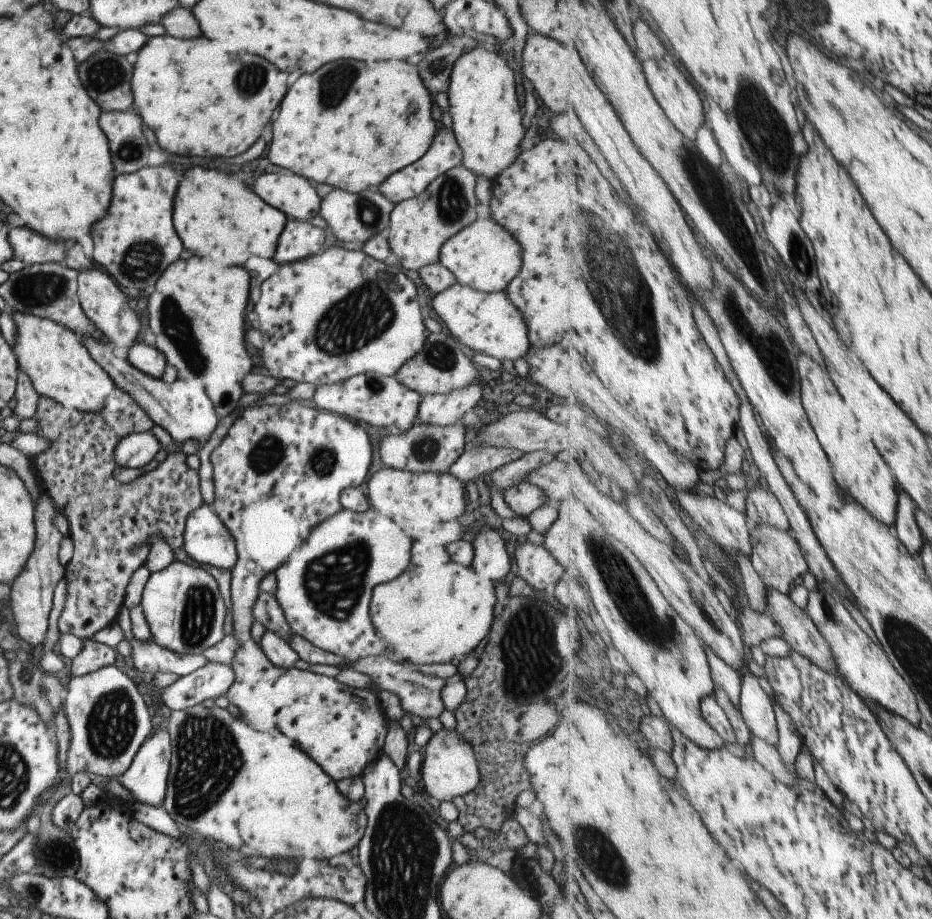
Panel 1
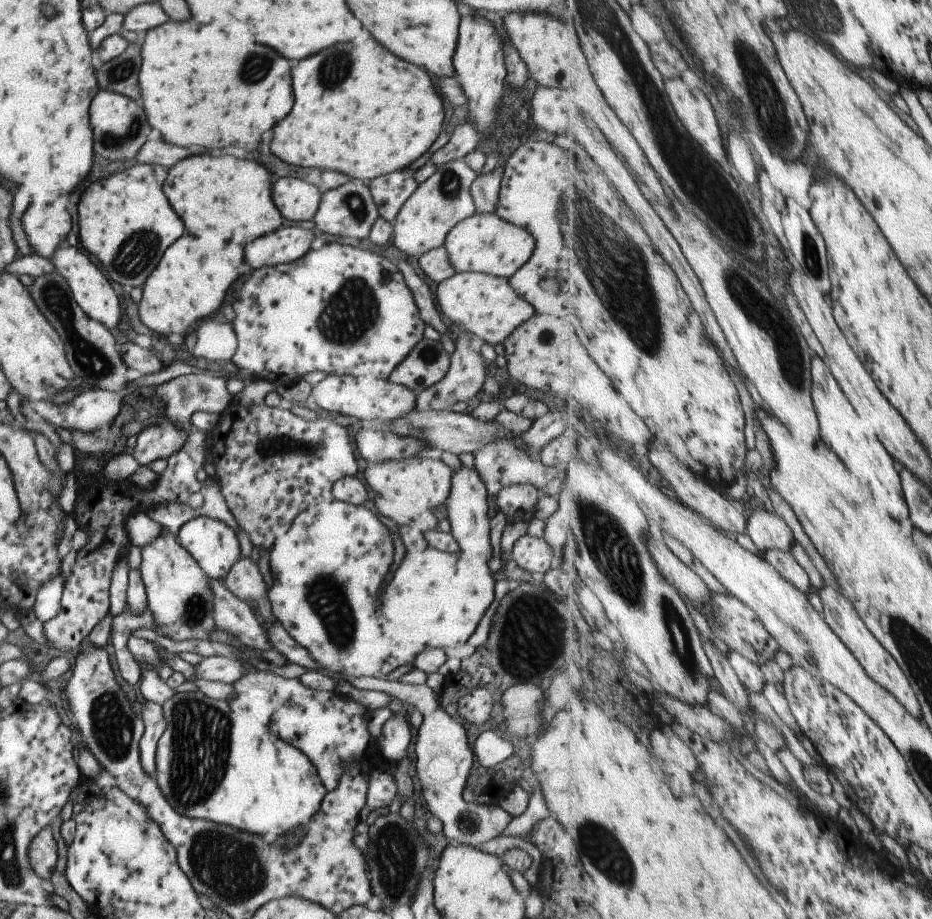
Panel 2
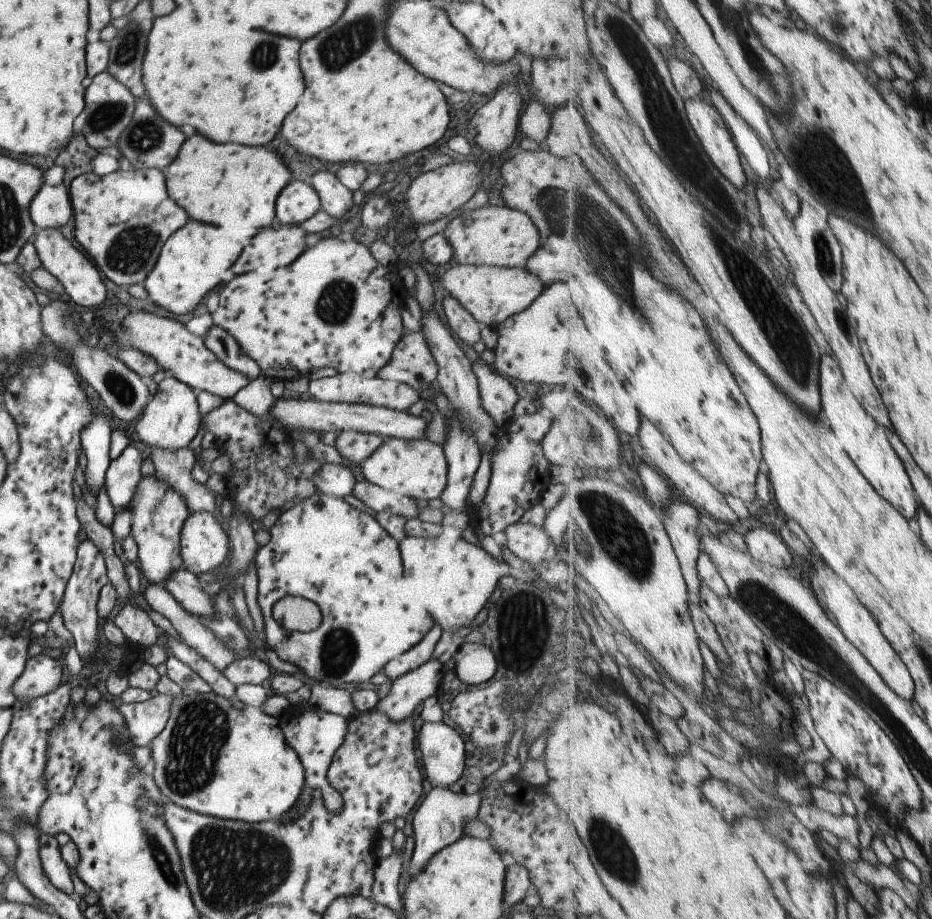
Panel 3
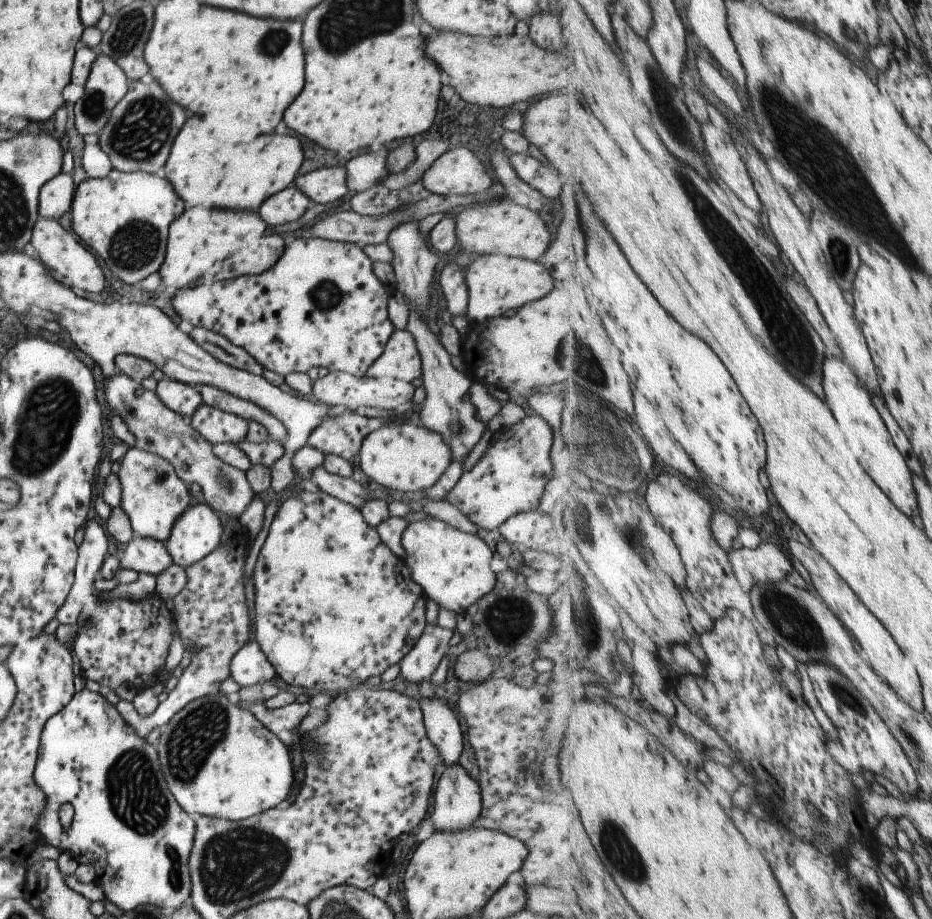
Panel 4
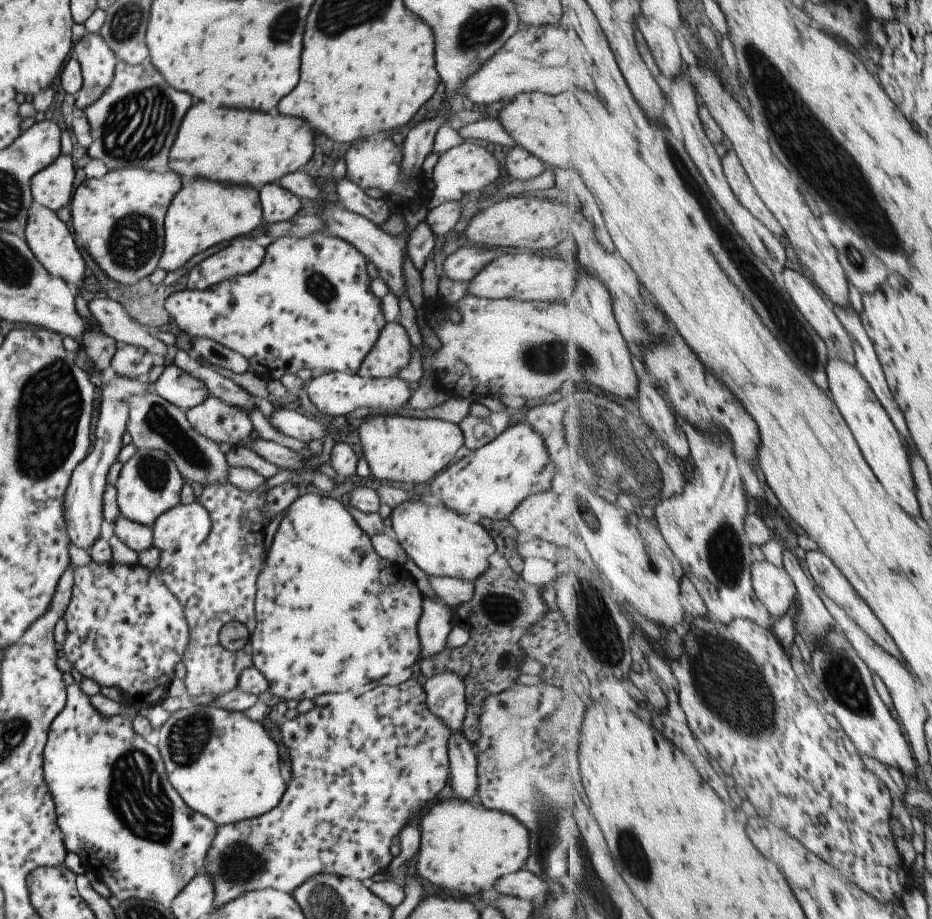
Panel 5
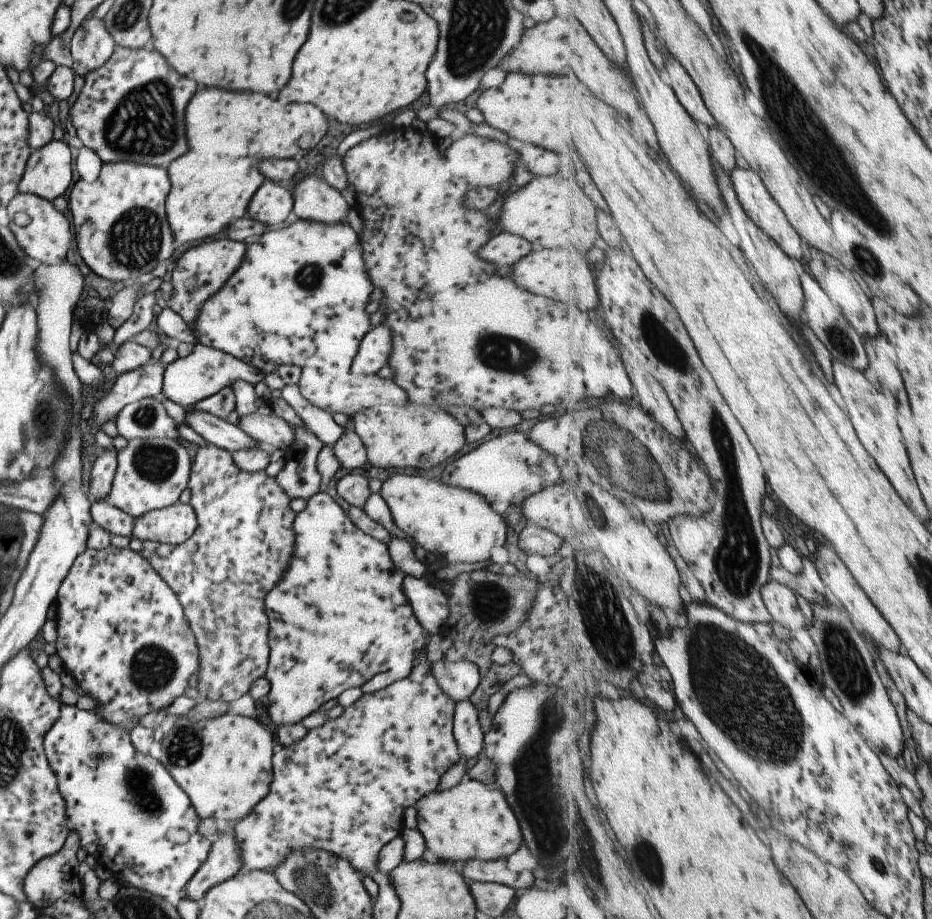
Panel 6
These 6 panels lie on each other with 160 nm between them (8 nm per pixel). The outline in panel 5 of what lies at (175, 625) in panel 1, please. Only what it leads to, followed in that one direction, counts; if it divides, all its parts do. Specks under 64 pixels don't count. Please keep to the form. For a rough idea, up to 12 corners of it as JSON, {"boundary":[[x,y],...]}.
{"boundary":[[139,449],[115,480],[121,516],[151,528],[179,504],[165,452]]}

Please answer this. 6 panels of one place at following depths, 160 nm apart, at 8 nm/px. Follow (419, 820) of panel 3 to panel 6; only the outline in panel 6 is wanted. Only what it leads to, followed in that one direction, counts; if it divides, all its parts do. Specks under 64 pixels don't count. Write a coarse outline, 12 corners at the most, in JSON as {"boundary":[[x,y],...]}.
{"boundary":[[468,698],[454,703],[452,735],[465,760],[482,750],[483,732]]}

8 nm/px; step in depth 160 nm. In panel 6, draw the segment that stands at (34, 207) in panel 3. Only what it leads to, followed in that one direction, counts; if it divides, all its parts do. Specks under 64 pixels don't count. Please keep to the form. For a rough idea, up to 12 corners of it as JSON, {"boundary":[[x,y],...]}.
{"boundary":[[65,139],[31,150],[18,192],[52,201],[71,182]]}

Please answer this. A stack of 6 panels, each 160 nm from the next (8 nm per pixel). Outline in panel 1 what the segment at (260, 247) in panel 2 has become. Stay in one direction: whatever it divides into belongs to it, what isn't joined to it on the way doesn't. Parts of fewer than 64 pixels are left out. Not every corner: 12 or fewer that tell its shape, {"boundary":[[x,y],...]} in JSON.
{"boundary":[[288,219],[273,262],[315,255],[324,238],[308,221]]}

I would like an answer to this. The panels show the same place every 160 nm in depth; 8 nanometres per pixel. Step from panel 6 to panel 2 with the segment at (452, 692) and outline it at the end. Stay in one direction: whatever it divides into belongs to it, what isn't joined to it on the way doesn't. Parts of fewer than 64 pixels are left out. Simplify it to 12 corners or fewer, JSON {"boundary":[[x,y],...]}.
{"boundary":[[347,678],[422,714],[413,744],[423,800],[447,840],[477,848],[512,819],[462,799],[474,753],[424,684]]}

